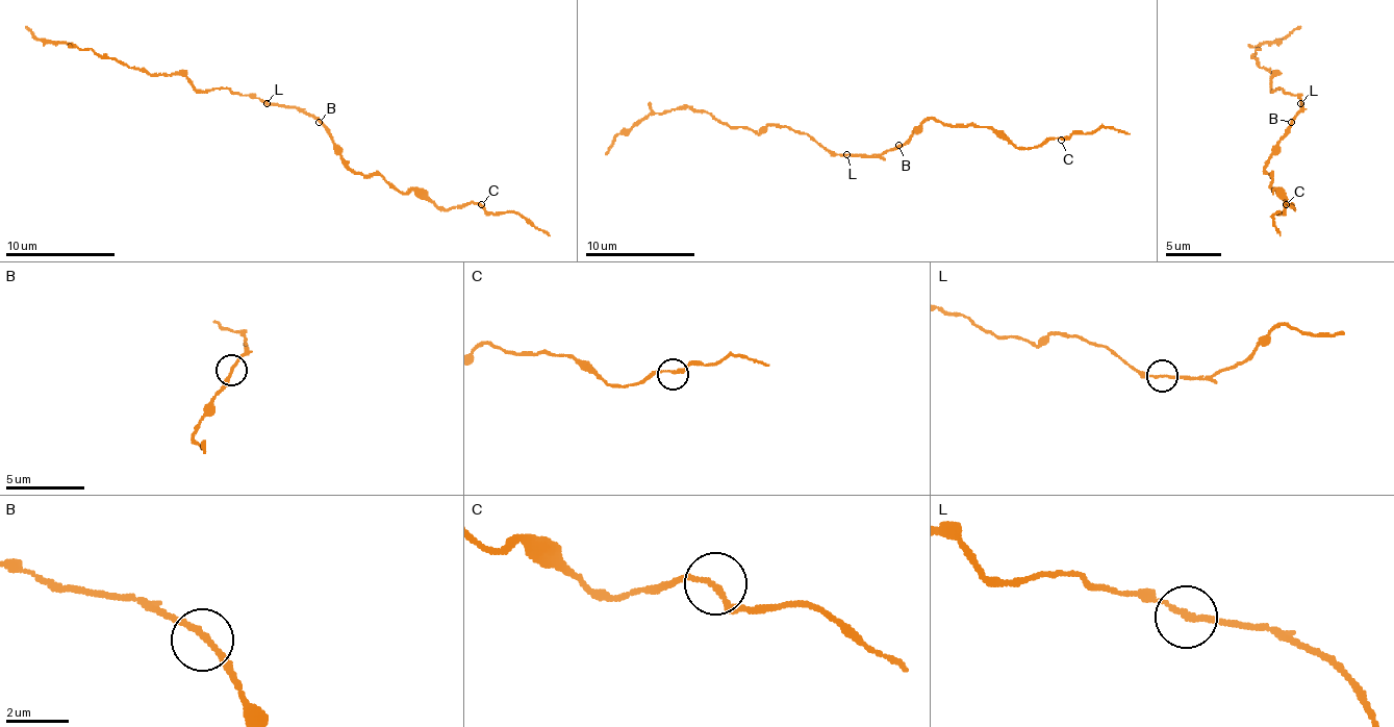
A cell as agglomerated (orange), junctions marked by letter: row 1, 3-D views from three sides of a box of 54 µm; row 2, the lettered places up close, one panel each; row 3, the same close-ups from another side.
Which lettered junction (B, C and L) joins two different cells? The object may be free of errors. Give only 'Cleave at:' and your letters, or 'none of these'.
Cleave at: none of these

